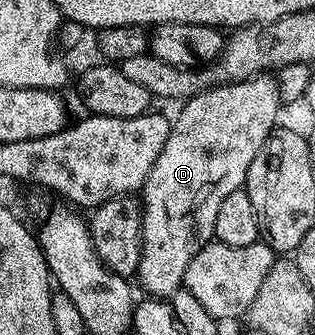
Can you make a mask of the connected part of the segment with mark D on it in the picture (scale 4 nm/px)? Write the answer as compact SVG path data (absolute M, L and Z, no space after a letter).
M255 77L249 81L240 83L223 83L216 87L211 87L209 91L202 91L199 95L193 95L190 99L185 100L181 104L182 112L178 116L173 116L170 124L170 132L168 133L168 141L164 141L164 149L160 149L160 157L156 157L156 161L152 165L152 169L146 178L146 184L142 186L140 192L140 220L142 223L142 252L138 261L138 269L136 279L142 282L142 287L146 290L145 294L150 297L169 297L175 291L182 287L182 278L188 269L188 261L192 261L194 254L198 252L199 247L204 243L211 242L214 239L214 230L216 229L216 212L220 210L220 204L224 201L224 197L228 197L228 193L239 190L246 182L246 174L252 165L252 161L256 157L256 153L260 153L260 149L264 145L264 141L270 132L275 130L276 122L274 118L278 115L280 102L278 99L278 90L275 87L275 80L270 77Z

